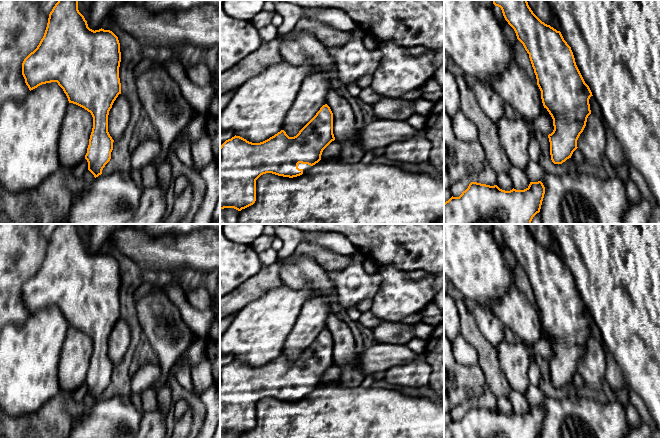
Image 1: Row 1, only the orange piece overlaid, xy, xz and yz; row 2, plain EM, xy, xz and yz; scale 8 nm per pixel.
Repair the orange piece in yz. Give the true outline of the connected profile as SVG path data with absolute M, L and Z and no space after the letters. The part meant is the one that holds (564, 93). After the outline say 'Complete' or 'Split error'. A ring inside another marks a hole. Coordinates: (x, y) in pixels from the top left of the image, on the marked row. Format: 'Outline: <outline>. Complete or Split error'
Outline: M492 0L501 8L503 16L514 29L517 39L523 44L541 91L544 108L553 119L554 130L548 135L550 155L554 164L562 164L571 158L578 148L577 140L583 132L587 118L591 114L589 99L592 92L585 83L577 65L571 47L560 31L542 22L531 10L527 0Z. Complete

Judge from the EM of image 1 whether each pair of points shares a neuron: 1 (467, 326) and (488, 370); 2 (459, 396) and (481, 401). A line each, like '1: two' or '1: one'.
1: one
2: two

